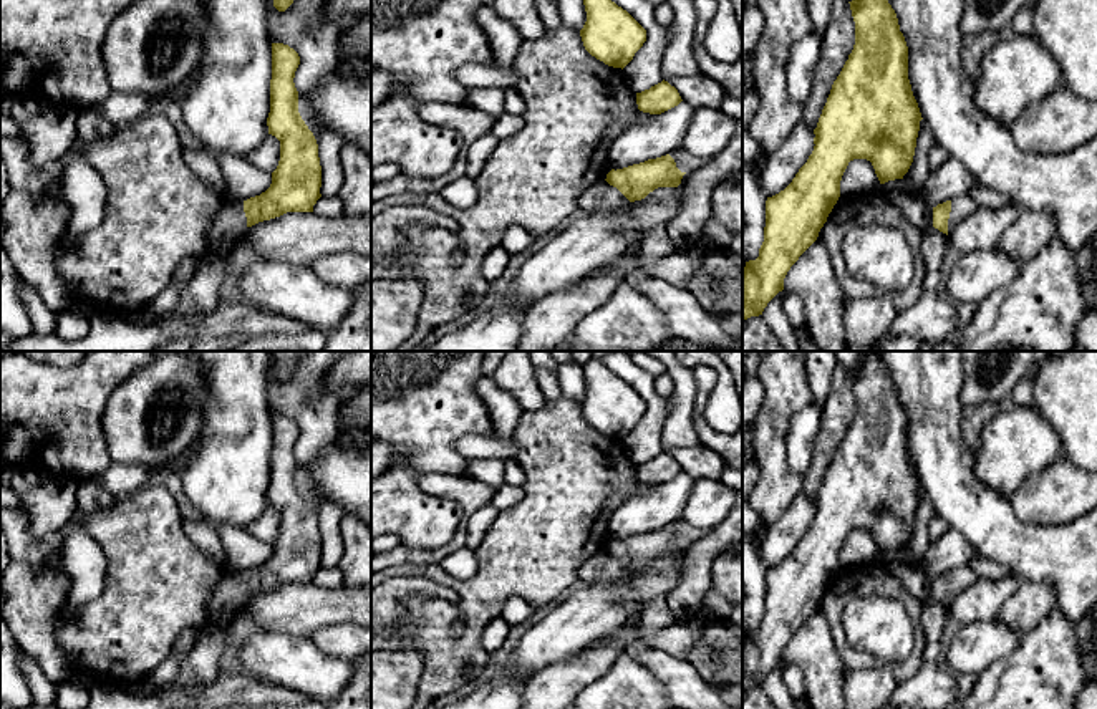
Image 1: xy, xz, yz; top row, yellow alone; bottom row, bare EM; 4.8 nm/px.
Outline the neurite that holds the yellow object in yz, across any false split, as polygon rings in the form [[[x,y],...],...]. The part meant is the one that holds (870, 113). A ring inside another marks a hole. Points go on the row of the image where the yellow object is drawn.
[[[852,0],[855,45],[832,84],[827,103],[814,129],[814,151],[792,182],[766,200],[764,242],[756,260],[746,262],[742,273],[742,318],[762,315],[767,303],[784,290],[784,278],[799,257],[817,240],[820,229],[840,197],[842,176],[853,159],[872,162],[880,184],[903,179],[908,172],[920,131],[921,113],[908,80],[908,46],[888,0]]]

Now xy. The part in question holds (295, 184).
[[[272,43],[270,113],[267,126],[268,134],[280,141],[280,161],[277,169],[272,172],[270,187],[260,195],[247,200],[225,199],[209,227],[207,253],[186,260],[172,273],[171,283],[186,285],[205,258],[224,253],[235,240],[240,239],[247,227],[280,217],[287,212],[313,212],[313,205],[321,197],[321,166],[317,139],[298,113],[298,91],[293,83],[298,65],[300,56],[293,48],[283,43]]]

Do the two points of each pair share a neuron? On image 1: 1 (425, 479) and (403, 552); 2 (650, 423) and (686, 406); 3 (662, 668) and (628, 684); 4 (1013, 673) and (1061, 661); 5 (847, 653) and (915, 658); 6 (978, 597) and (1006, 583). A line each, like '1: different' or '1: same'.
1: same
2: different
3: different
4: same
5: same
6: same

